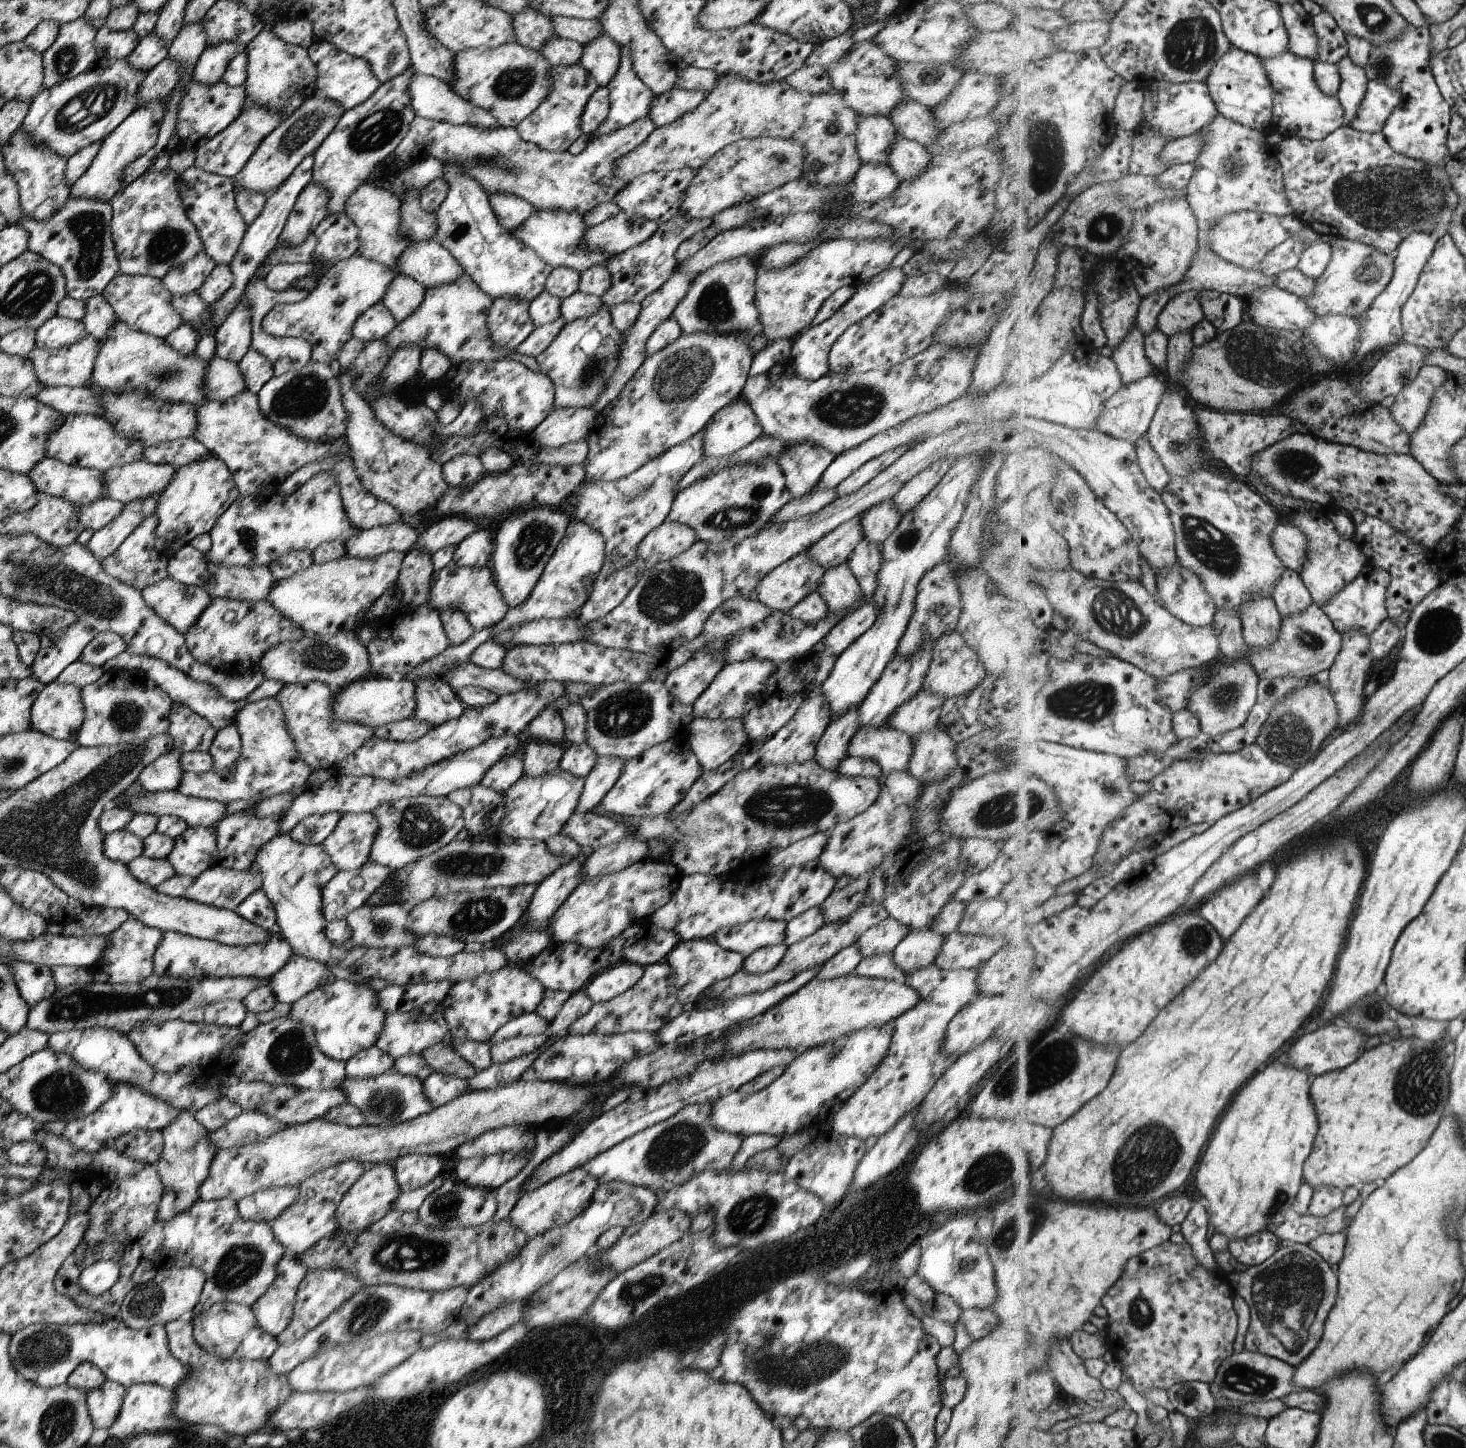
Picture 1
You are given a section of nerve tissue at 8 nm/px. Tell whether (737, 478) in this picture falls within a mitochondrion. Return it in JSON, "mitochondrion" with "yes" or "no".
{"mitochondrion":"yes"}

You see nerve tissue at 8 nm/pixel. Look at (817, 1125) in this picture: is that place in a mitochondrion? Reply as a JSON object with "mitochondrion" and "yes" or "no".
{"mitochondrion":"no"}

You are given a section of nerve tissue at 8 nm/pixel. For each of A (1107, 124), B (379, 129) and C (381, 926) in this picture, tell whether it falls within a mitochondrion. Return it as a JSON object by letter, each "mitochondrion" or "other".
{"A":"other","B":"mitochondrion","C":"mitochondrion"}

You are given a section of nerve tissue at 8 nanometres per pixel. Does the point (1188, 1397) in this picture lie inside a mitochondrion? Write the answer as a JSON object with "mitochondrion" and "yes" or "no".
{"mitochondrion":"no"}

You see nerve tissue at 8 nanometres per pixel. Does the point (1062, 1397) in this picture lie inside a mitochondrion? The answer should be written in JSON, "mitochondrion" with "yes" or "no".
{"mitochondrion":"no"}

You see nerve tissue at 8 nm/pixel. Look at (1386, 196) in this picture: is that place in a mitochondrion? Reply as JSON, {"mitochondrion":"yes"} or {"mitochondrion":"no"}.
{"mitochondrion":"yes"}

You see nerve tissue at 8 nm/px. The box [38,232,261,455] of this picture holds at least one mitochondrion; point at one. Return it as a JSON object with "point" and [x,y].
{"point":[164,375]}

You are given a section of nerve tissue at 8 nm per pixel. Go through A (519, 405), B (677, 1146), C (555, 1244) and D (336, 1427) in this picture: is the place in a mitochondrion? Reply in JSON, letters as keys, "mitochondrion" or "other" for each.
{"A":"other","B":"mitochondrion","C":"mitochondrion","D":"other"}

